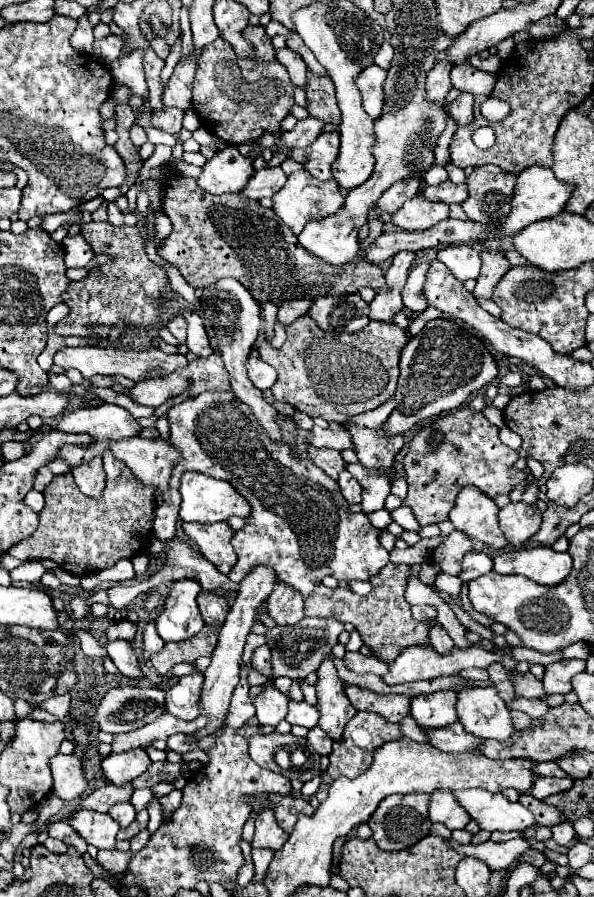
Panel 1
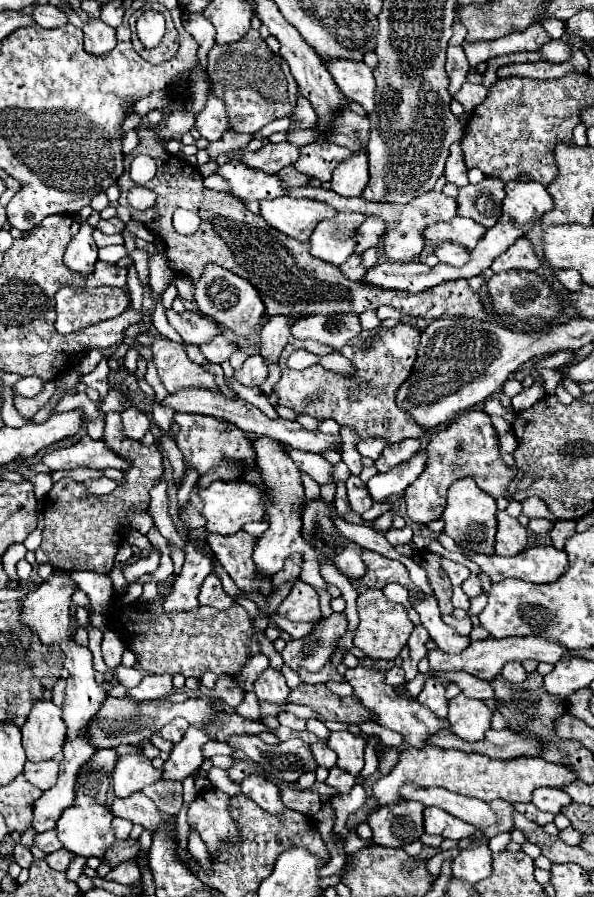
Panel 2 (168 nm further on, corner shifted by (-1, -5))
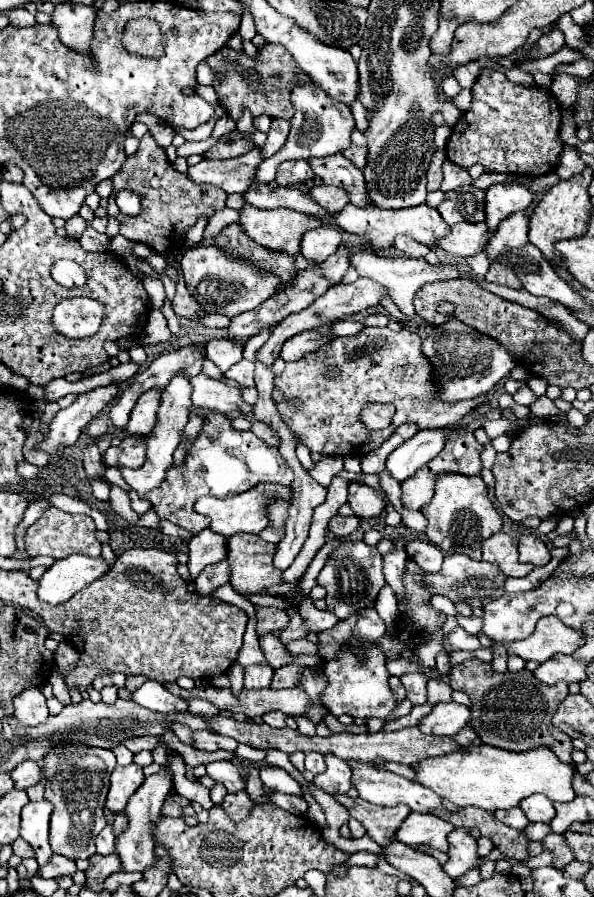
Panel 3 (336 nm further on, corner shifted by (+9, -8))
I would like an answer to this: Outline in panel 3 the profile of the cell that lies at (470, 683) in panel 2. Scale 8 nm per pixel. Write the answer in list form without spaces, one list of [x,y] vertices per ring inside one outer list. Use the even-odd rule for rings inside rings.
[[[430,678],[428,680],[428,702],[450,702],[452,700],[452,688],[446,678]]]

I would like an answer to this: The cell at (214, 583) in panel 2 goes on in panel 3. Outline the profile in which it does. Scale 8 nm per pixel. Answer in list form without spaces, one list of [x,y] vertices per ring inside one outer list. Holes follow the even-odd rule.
[[[226,560],[208,566],[206,570],[200,572],[200,576],[194,580],[194,594],[200,596],[212,596],[214,590],[224,586],[230,576],[230,566]]]

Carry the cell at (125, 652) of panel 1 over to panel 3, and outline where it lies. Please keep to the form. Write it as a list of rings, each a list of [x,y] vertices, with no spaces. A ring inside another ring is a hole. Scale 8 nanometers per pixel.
[[[146,680],[136,692],[132,692],[132,700],[148,710],[168,714],[172,710],[186,710],[186,700],[174,696],[164,684],[156,680]]]

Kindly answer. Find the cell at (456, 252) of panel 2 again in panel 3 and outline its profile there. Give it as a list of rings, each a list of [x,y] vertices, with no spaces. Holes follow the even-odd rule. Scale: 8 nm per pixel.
[[[398,236],[396,242],[394,242],[394,246],[396,246],[400,252],[404,252],[406,256],[412,256],[412,258],[424,258],[424,256],[430,252],[428,246],[418,244],[416,240],[412,240],[412,238],[408,238],[408,236]]]

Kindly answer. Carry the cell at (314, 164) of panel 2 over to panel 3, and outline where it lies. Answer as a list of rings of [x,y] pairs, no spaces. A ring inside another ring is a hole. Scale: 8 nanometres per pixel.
[[[332,154],[324,158],[312,158],[308,160],[312,166],[312,172],[324,180],[324,184],[332,184],[338,188],[344,188],[350,194],[350,202],[356,206],[368,206],[366,196],[366,184],[362,170],[356,168],[348,158],[342,154]]]

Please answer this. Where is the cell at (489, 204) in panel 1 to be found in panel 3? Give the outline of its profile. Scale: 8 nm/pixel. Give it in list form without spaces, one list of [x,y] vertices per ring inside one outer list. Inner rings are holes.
[[[460,186],[452,192],[446,192],[446,198],[438,206],[438,212],[450,226],[458,222],[484,222],[484,196],[484,190],[478,190],[474,186]]]

